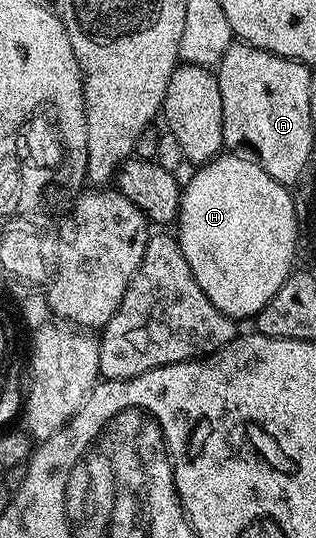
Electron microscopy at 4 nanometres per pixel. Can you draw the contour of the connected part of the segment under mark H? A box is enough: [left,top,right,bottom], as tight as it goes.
[177,152,298,320]

